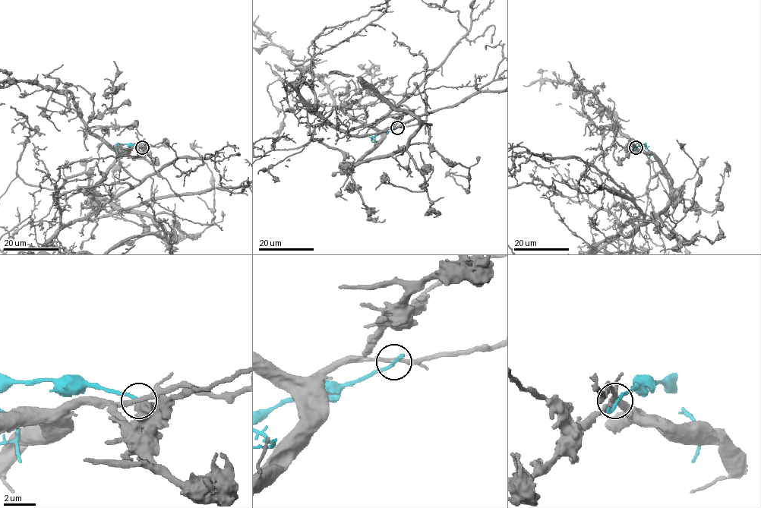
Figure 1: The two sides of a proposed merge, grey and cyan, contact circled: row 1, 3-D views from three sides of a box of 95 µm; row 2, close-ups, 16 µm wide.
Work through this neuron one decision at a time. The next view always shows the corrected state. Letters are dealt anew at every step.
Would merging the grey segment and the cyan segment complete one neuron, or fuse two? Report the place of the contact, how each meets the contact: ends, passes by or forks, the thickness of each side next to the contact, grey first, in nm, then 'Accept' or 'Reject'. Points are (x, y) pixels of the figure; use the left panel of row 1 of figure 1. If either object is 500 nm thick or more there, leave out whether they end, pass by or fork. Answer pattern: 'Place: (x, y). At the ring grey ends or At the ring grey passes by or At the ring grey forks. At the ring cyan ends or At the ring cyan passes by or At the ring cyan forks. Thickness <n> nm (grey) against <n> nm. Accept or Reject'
Place: (142, 147). At the ring grey passes by. At the ring cyan ends. Thickness 280 nm (grey) against 260 nm. Reject

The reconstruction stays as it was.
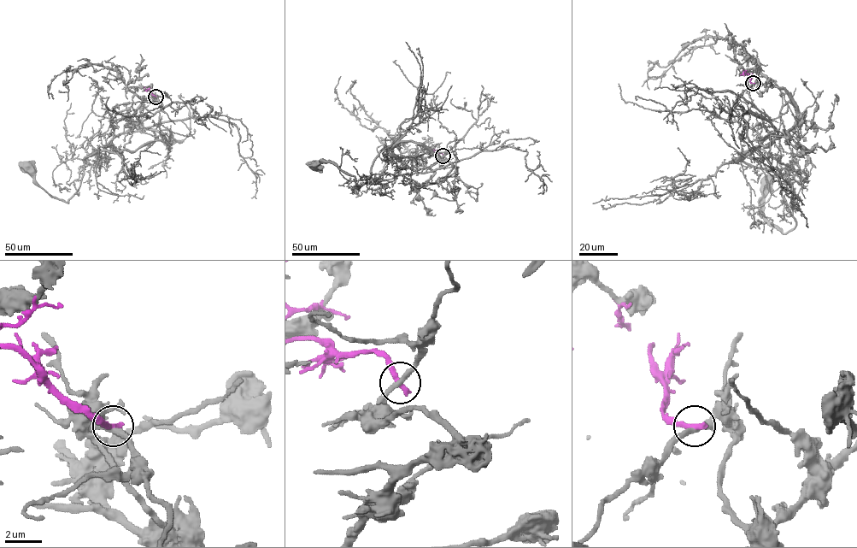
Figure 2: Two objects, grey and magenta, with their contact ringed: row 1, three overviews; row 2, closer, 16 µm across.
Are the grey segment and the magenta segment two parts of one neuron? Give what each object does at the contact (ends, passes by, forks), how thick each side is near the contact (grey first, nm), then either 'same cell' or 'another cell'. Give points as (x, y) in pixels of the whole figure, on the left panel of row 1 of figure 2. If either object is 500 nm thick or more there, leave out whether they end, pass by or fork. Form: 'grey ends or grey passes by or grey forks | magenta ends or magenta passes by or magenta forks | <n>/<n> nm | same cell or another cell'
grey passes by | magenta ends | 280/400 nm | another cell

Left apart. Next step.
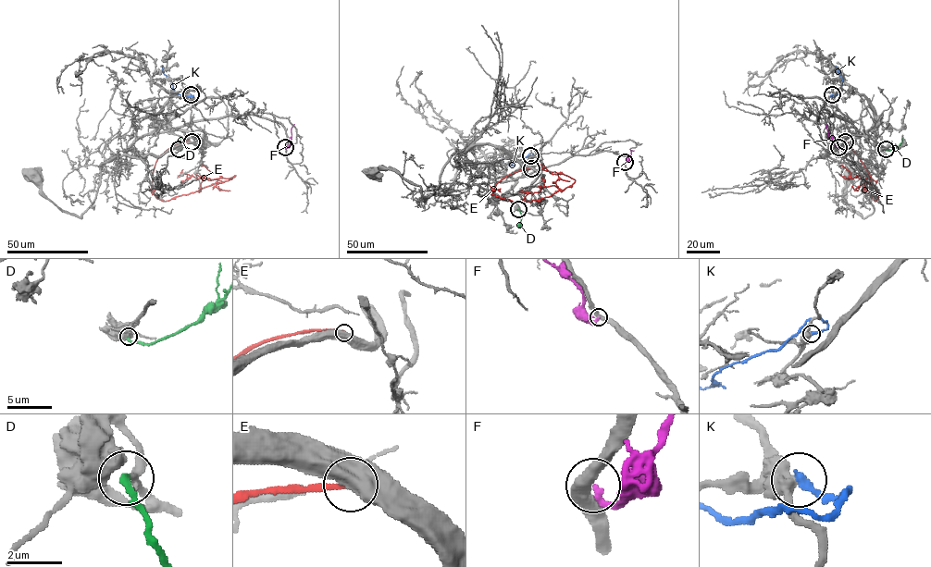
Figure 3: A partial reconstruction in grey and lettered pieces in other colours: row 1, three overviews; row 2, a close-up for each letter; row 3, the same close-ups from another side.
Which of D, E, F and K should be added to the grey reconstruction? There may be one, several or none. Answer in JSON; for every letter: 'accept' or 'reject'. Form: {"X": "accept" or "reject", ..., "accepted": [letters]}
{"D": "accept", "E": "reject", "F": "reject", "K": "reject", "accepted": ["D"]}

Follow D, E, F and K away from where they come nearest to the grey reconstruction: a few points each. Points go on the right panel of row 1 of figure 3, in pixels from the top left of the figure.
D: (886, 149), (897, 148), (901, 142), (902, 135)
E: (845, 141), (861, 160), (873, 198), (877, 199), (873, 186), (859, 176), (848, 179), (839, 175)
F: (838, 147), (828, 135), (826, 124)
K: (832, 94), (829, 96), (834, 97), (841, 89), (842, 78), (836, 66)

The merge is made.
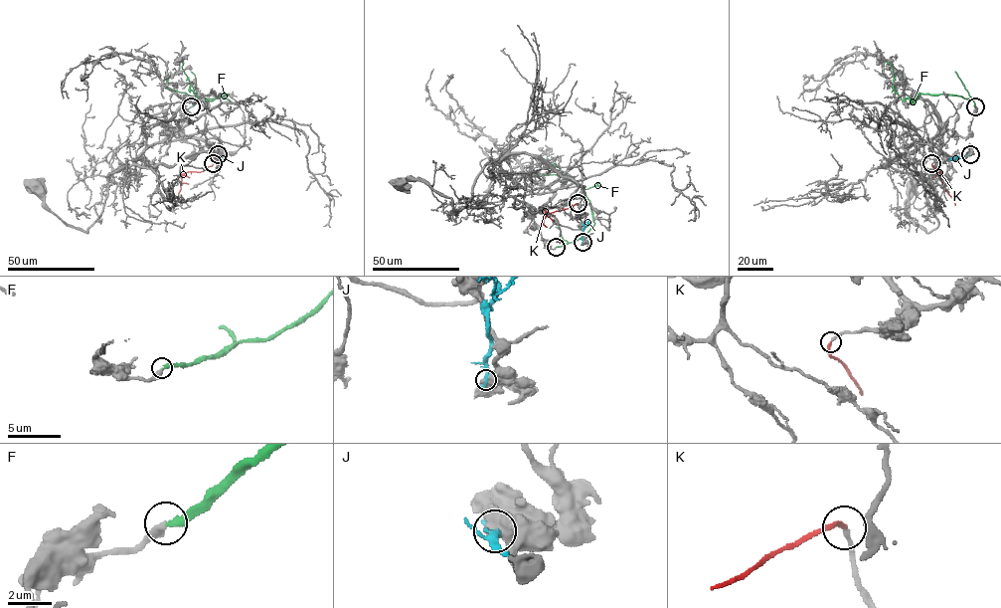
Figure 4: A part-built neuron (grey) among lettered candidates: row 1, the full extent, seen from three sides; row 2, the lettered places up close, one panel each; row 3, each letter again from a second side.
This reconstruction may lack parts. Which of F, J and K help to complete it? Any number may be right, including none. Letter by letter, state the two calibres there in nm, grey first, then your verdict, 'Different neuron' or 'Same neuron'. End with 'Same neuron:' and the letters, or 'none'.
F: Thickness 360 nm (grey) against 320 nm. Different neuron
J: Thickness 1100 nm (grey) against 380 nm. Different neuron
K: Thickness 200 nm (grey) against 200 nm. Same neuron
Same neuron: K

